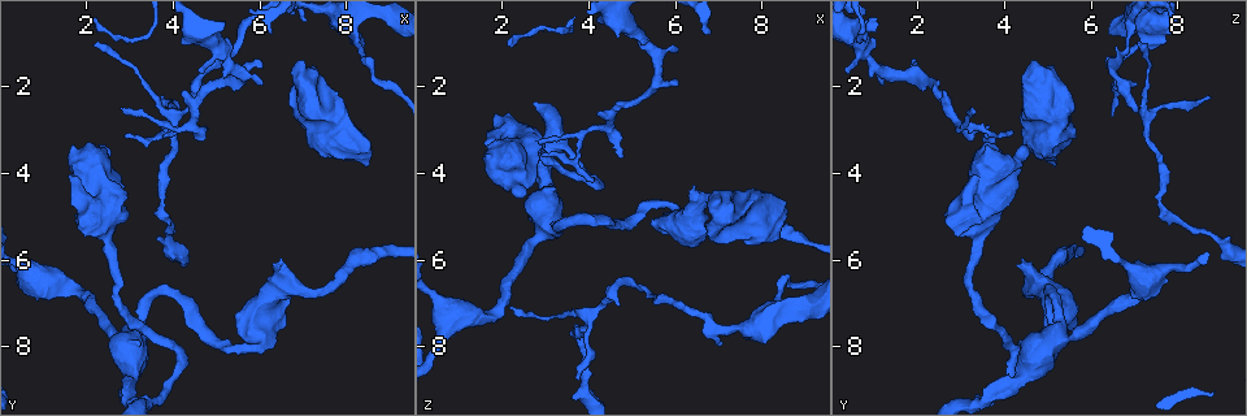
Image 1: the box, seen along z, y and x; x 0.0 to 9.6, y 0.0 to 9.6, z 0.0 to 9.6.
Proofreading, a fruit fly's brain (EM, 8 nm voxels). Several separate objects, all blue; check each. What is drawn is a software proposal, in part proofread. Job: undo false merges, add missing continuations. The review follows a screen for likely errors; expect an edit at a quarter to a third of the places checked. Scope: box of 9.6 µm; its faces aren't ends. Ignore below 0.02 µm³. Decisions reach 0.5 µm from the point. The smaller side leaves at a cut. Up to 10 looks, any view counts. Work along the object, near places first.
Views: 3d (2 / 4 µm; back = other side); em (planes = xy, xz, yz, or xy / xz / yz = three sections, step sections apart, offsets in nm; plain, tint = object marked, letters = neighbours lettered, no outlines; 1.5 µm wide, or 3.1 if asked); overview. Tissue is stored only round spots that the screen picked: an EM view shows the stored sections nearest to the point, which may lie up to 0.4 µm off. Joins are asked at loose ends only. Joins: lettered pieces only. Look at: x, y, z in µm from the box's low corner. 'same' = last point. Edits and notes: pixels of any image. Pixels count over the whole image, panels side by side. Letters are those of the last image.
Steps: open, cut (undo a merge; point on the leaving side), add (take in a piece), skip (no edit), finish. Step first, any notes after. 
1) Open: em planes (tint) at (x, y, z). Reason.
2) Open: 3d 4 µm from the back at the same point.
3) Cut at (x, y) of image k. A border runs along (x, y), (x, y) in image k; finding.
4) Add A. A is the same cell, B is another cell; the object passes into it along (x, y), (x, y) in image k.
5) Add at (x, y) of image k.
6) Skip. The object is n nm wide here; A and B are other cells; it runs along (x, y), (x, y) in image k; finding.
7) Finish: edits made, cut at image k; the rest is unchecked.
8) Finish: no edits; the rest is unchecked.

Open: em yz step 8 (tint) at (3.70, 4.65, 7.55). Abrupt turn.

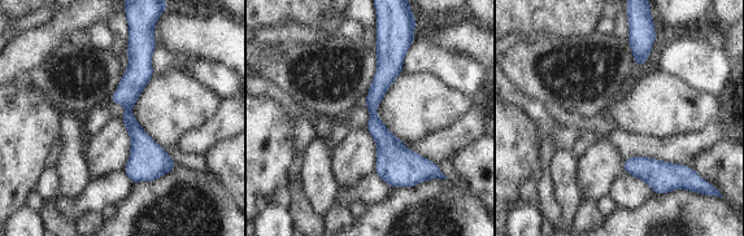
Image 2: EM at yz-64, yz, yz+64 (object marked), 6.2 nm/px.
Open: em yz step 8 (letters) at the same point. What lies round it.

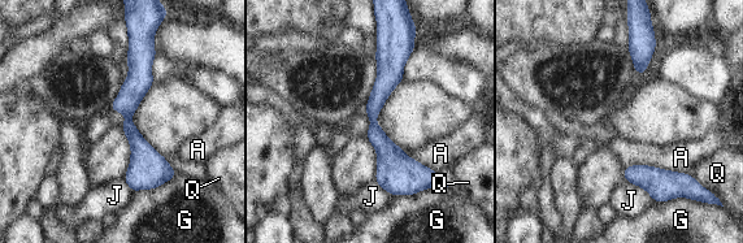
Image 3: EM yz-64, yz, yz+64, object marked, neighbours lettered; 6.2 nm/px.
Skip. The object is 110 nm wide here; the longest contact is with A, 400 nm; A, G, J and Q are other cells; one neuron here.

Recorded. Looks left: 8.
Open: 3d 4 µm at (2.25, 1.10, 7.15). Tapers out.

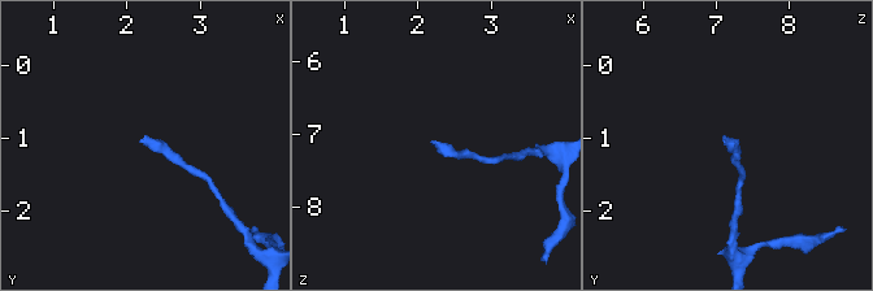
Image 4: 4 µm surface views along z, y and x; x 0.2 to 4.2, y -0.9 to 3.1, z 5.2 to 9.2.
Open: em planes (letters) at (2.15, 1.10, 7.10).

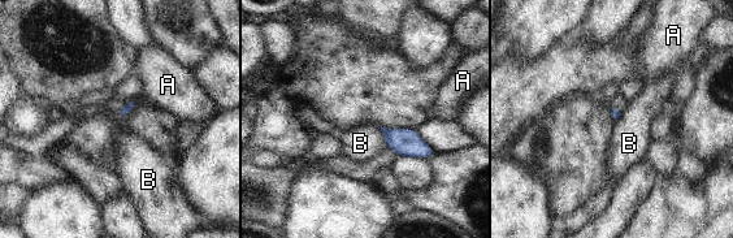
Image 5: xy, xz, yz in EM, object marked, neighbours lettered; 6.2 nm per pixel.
Skip. The longest contact is with B, 140 nm; A and B are other cells; a border runs along (378, 126), (386, 146) in image 5; no lettered piece goes on from it.

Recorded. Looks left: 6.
Open: em xy step 8 (letters) at (8.50, 3.85, 5.15). Free end.

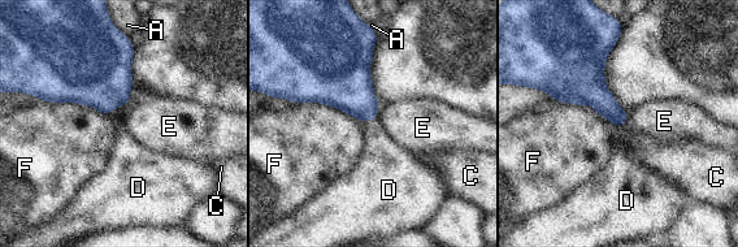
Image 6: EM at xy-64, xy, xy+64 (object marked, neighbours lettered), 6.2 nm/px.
Open: em yz step 8 (letters) at the same point. Another direction.

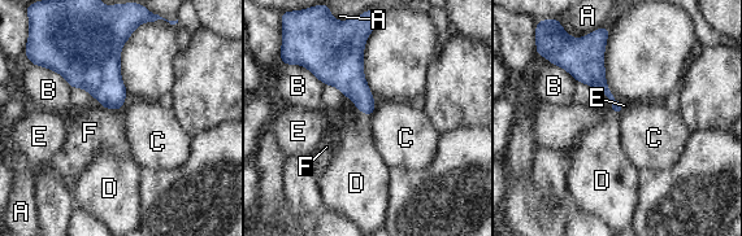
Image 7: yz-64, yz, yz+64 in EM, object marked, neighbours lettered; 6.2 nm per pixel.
Add D. D is the same cell, A, B, C, E and F are other cells; the object passes into it along (347, 75), (364, 112), (355, 151) in image 7; it goes on there.

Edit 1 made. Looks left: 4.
Open: overview. See it whole again.

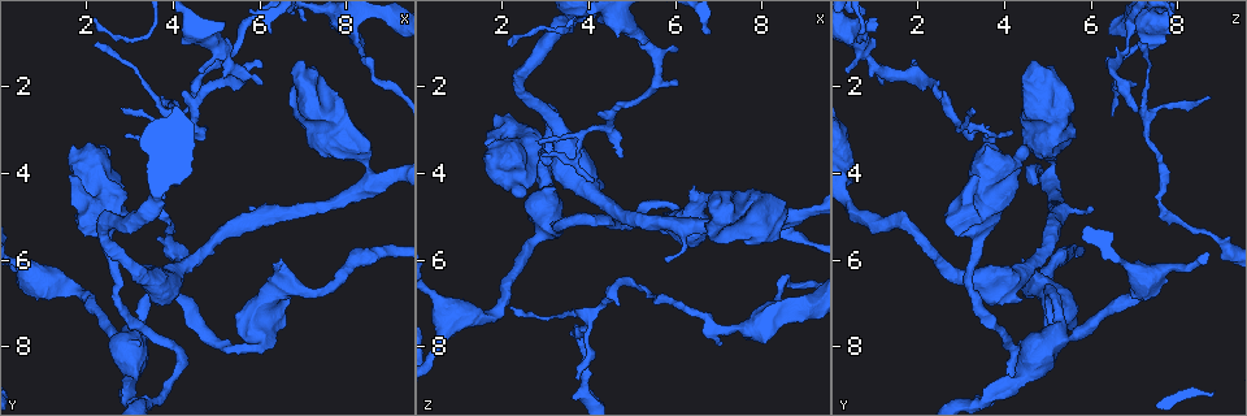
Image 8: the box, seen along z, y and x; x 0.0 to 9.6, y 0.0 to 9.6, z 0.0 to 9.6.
Open: 3d 4 µm from the back at (6.50, 6.20, 4.25). Thick end.

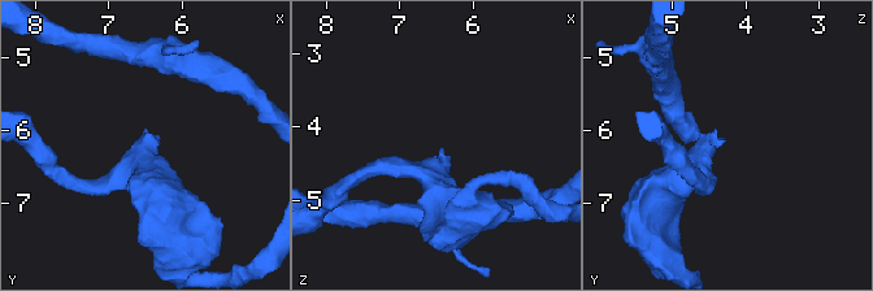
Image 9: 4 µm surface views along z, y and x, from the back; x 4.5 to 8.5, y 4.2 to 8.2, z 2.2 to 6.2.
Open: em xy step 4 (tint) at (6.45, 6.15, 4.25). Need the tissue.

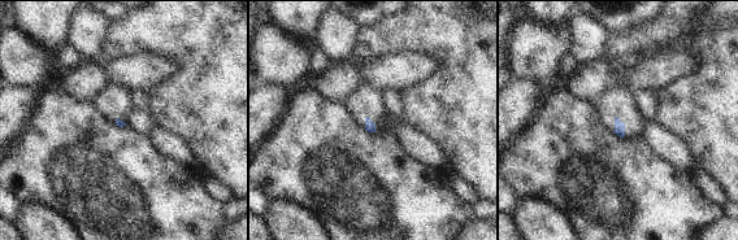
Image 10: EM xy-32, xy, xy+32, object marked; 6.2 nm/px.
Open: em planes (letters) at the same point. Another direction.

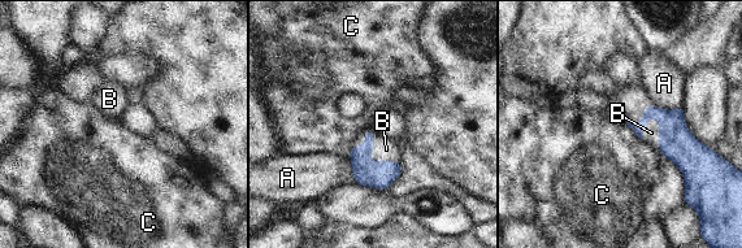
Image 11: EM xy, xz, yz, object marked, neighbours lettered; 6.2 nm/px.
Add B. B is the same cell, A and C are other cells; the object passes into it along (676, 142), (659, 131), (651, 133) in image 11; it goes on there.

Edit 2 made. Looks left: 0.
Finish: edits made, add at image 7, add at image 11; the rest is unchecked.

